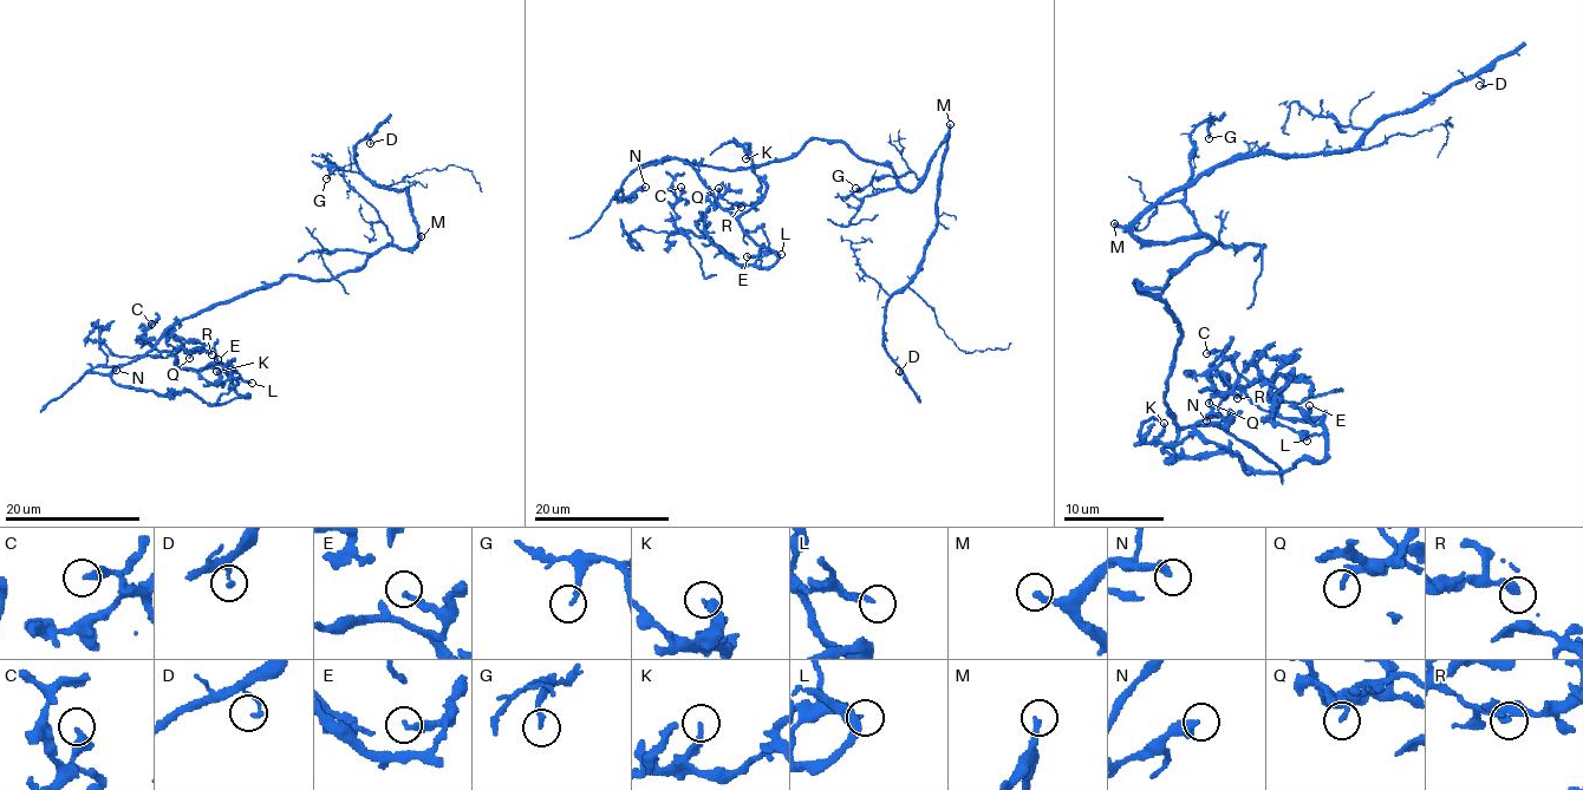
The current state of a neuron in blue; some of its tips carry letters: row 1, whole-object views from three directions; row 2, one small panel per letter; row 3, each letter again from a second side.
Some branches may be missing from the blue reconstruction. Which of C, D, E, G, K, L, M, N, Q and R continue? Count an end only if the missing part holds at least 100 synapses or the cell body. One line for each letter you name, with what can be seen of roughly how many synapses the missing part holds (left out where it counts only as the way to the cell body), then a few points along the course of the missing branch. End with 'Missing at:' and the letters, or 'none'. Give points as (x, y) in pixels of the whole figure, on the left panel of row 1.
Missing at: M

